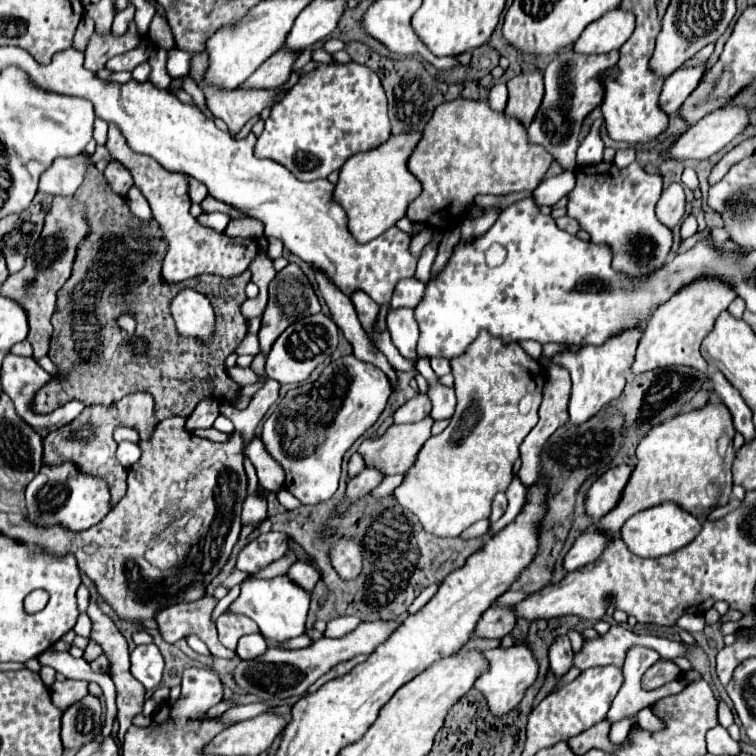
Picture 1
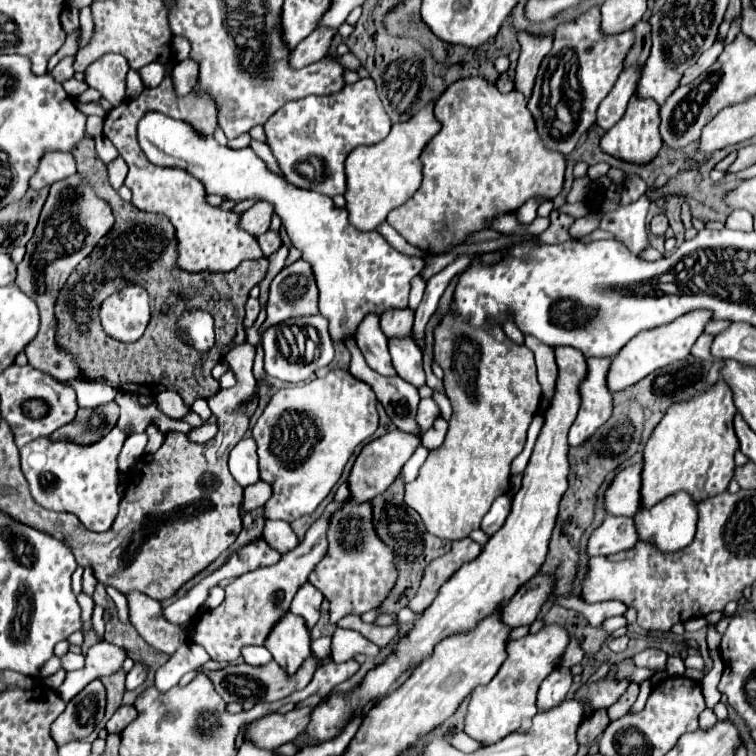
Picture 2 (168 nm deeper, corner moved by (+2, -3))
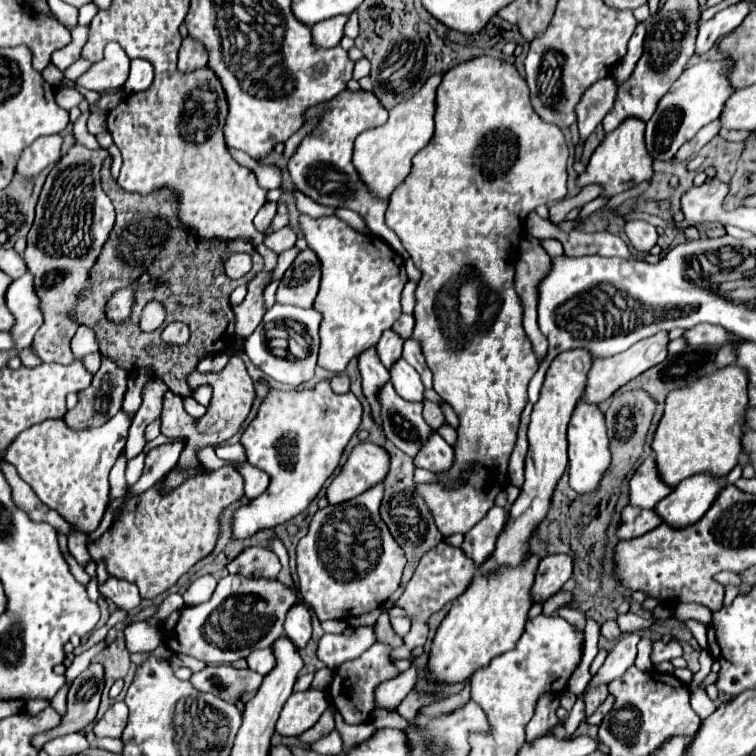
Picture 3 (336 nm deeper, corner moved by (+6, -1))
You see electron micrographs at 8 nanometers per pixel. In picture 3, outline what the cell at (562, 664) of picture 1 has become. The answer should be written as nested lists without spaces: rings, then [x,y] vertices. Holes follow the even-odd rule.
[[[545,694],[539,698],[535,714],[531,722],[527,724],[527,742],[535,742],[537,738],[543,738],[553,726],[557,726],[559,718],[555,710],[559,708],[559,696]]]

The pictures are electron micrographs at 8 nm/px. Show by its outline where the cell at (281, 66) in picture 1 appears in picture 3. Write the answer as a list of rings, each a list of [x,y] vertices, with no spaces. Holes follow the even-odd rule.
[[[333,16],[333,18],[313,24],[311,30],[313,30],[315,46],[321,46],[321,48],[337,46],[343,38],[343,28],[345,28],[347,20],[349,20],[349,16]]]

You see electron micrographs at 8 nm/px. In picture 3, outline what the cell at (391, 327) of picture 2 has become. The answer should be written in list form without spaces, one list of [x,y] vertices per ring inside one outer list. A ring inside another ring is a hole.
[[[385,330],[379,344],[375,346],[381,364],[389,370],[399,358],[401,358],[401,350],[403,350],[403,340],[393,332],[393,330]]]

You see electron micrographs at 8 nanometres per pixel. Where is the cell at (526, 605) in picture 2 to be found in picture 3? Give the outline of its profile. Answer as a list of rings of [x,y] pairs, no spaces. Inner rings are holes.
[[[549,554],[541,560],[533,584],[533,602],[547,600],[563,588],[573,574],[573,558],[569,554]]]

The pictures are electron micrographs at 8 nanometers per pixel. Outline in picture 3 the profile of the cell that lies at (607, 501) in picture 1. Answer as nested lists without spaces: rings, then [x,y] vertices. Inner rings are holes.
[[[655,456],[643,460],[639,470],[631,478],[629,488],[631,488],[631,494],[629,494],[631,504],[641,506],[641,508],[655,508],[657,502],[661,502],[673,490],[659,476],[659,470],[655,466]]]

